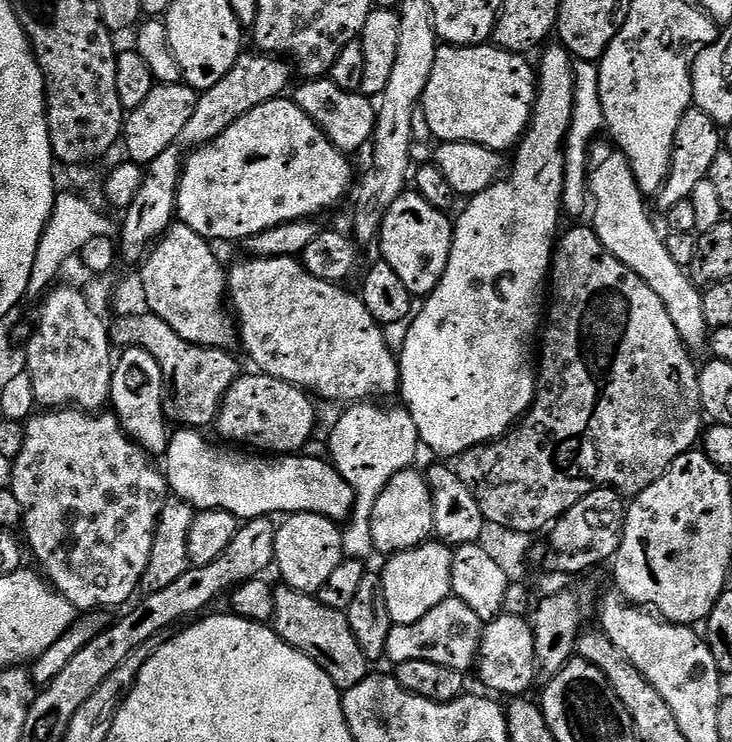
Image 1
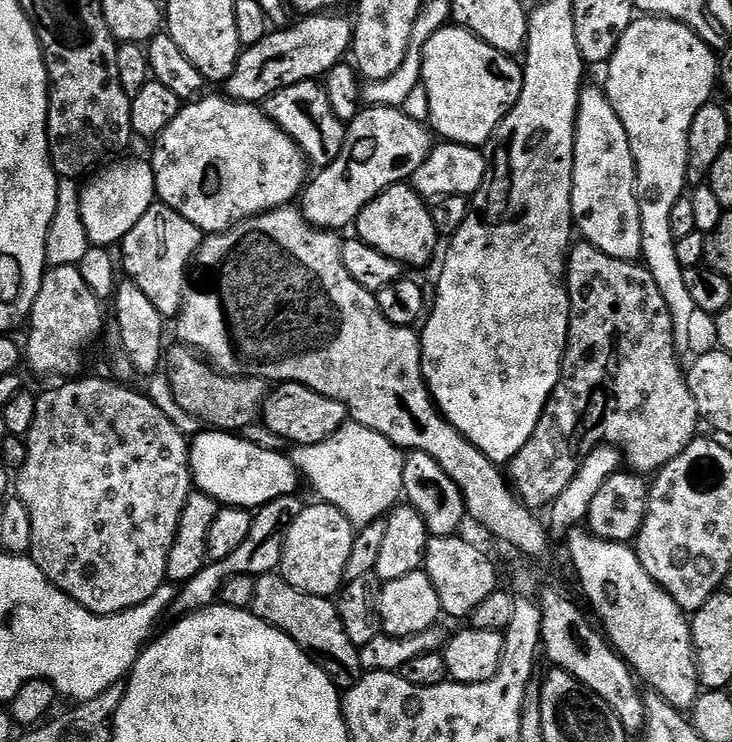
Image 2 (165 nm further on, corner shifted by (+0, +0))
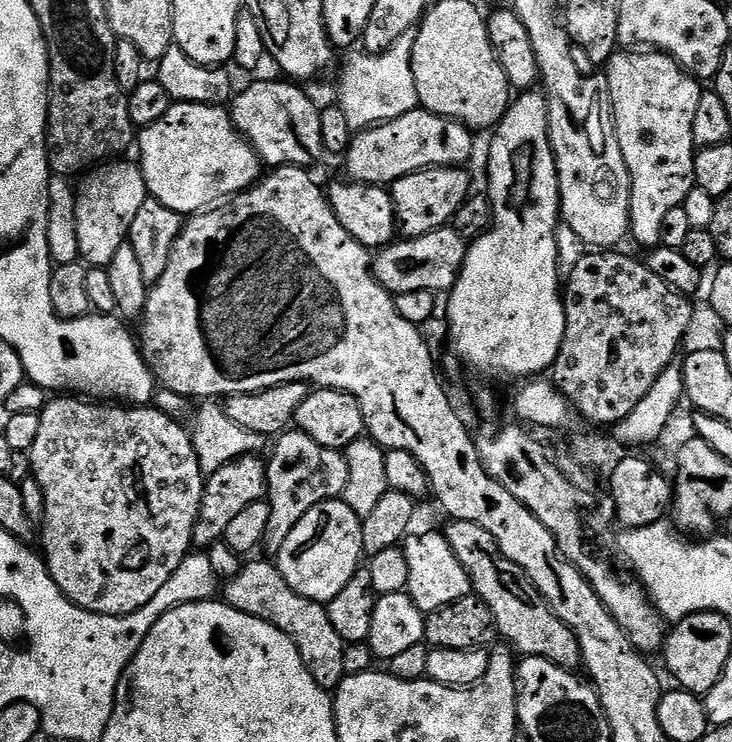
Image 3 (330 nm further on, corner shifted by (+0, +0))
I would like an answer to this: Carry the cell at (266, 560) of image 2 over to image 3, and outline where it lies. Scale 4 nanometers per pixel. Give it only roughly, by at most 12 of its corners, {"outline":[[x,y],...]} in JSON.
{"outline":[[299,430],[271,445],[261,547],[280,552],[318,502],[343,497],[341,449]]}

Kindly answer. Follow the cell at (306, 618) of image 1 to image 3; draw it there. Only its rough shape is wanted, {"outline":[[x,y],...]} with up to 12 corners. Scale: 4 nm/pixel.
{"outline":[[245,563],[222,588],[232,608],[292,639],[314,682],[343,682],[344,640],[325,605],[275,563]]}

